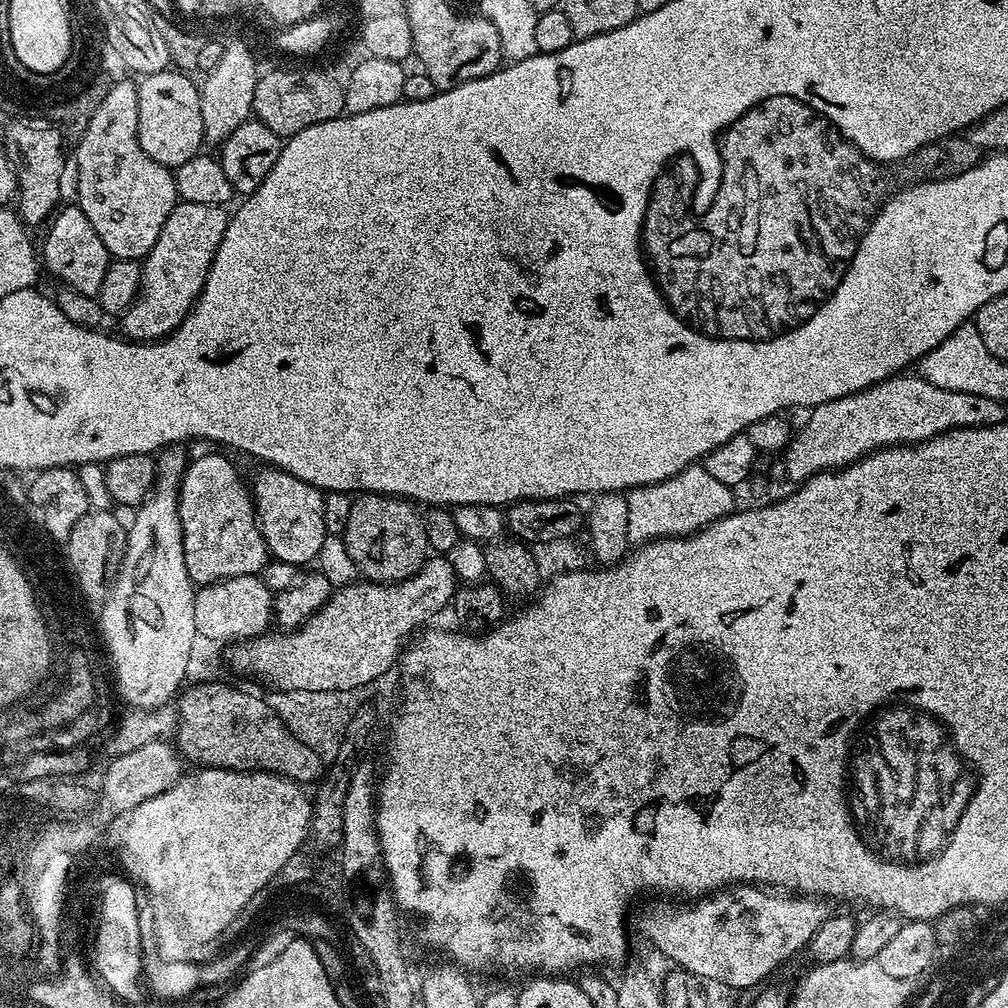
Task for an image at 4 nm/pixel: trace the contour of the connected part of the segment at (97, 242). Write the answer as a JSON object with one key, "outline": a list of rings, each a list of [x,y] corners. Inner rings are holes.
{"outline":[[[79,206],[71,207],[61,207],[51,217],[44,236],[44,250],[42,246],[42,264],[45,269],[48,267],[50,275],[61,280],[61,285],[77,288],[82,294],[96,298],[102,290],[102,278],[106,278],[110,257],[106,246],[102,246],[102,238],[98,238],[94,226],[90,226],[90,218],[82,214]]]}

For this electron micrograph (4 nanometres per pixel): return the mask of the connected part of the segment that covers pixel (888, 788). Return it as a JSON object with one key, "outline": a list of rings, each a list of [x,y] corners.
{"outline":[[[892,692],[892,696],[884,696],[880,704],[872,704],[864,716],[856,716],[848,732],[840,728],[836,736],[828,732],[828,736],[820,736],[820,740],[844,740],[844,772],[840,772],[840,800],[844,800],[844,816],[848,816],[852,836],[860,840],[860,848],[864,848],[876,864],[888,864],[888,868],[924,868],[924,864],[948,864],[948,856],[972,856],[972,836],[964,836],[964,844],[956,844],[956,832],[960,832],[960,824],[964,824],[964,816],[968,816],[968,808],[972,808],[976,792],[984,788],[984,772],[976,768],[976,760],[968,760],[968,756],[964,756],[964,748],[956,744],[956,732],[952,732],[952,724],[948,724],[944,716],[936,716],[932,708],[912,704],[912,696],[908,696],[908,692]]]}

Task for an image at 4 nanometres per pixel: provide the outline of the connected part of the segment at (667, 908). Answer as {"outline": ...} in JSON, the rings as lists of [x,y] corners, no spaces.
{"outline":[[[738,884],[695,903],[681,903],[681,908],[660,898],[653,900],[656,901],[646,905],[636,920],[641,938],[649,940],[666,959],[673,960],[677,969],[691,973],[700,982],[721,984],[731,990],[763,985],[775,968],[807,947],[830,915],[823,899],[765,890],[754,884]]]}

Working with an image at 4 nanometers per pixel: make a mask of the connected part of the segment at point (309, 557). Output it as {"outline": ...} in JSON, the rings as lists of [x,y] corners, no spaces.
{"outline":[[[264,466],[261,469],[256,476],[256,488],[254,484],[254,503],[256,520],[271,559],[297,566],[311,565],[318,550],[322,550],[322,542],[329,536],[324,517],[324,493],[281,468]]]}

